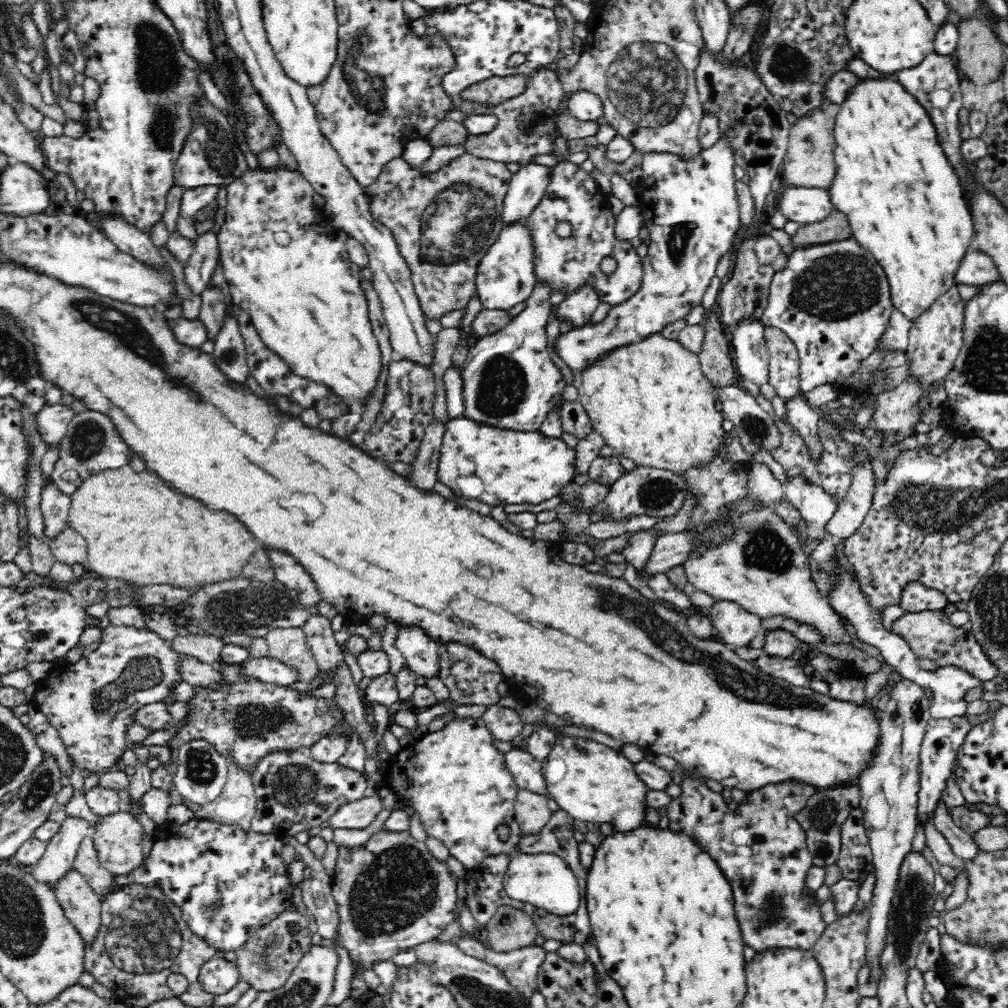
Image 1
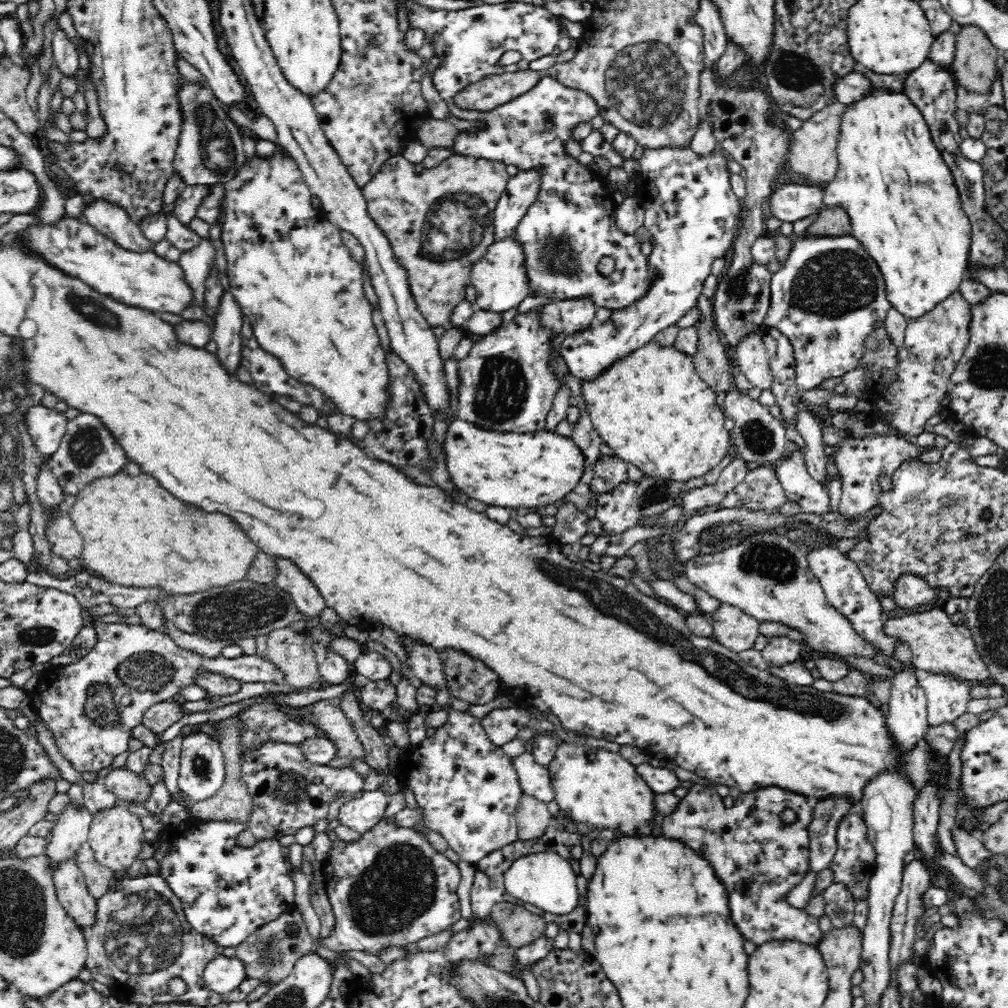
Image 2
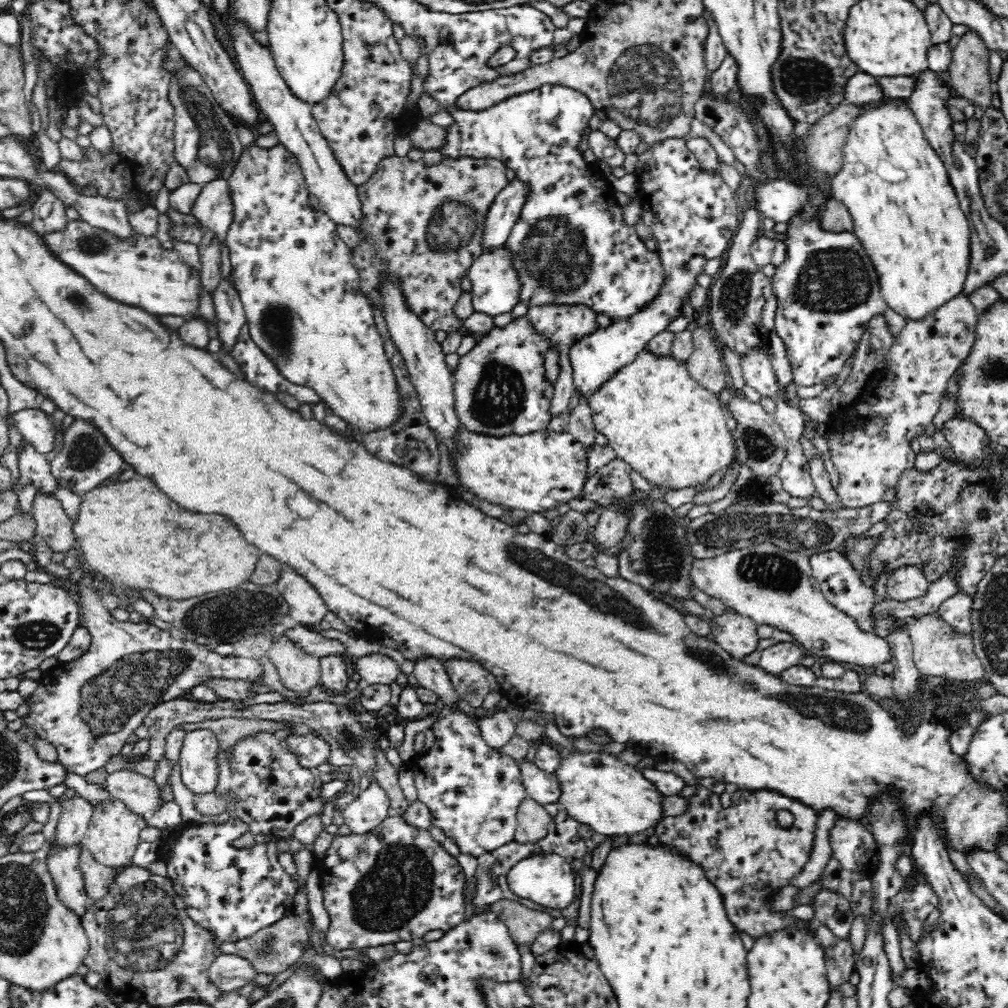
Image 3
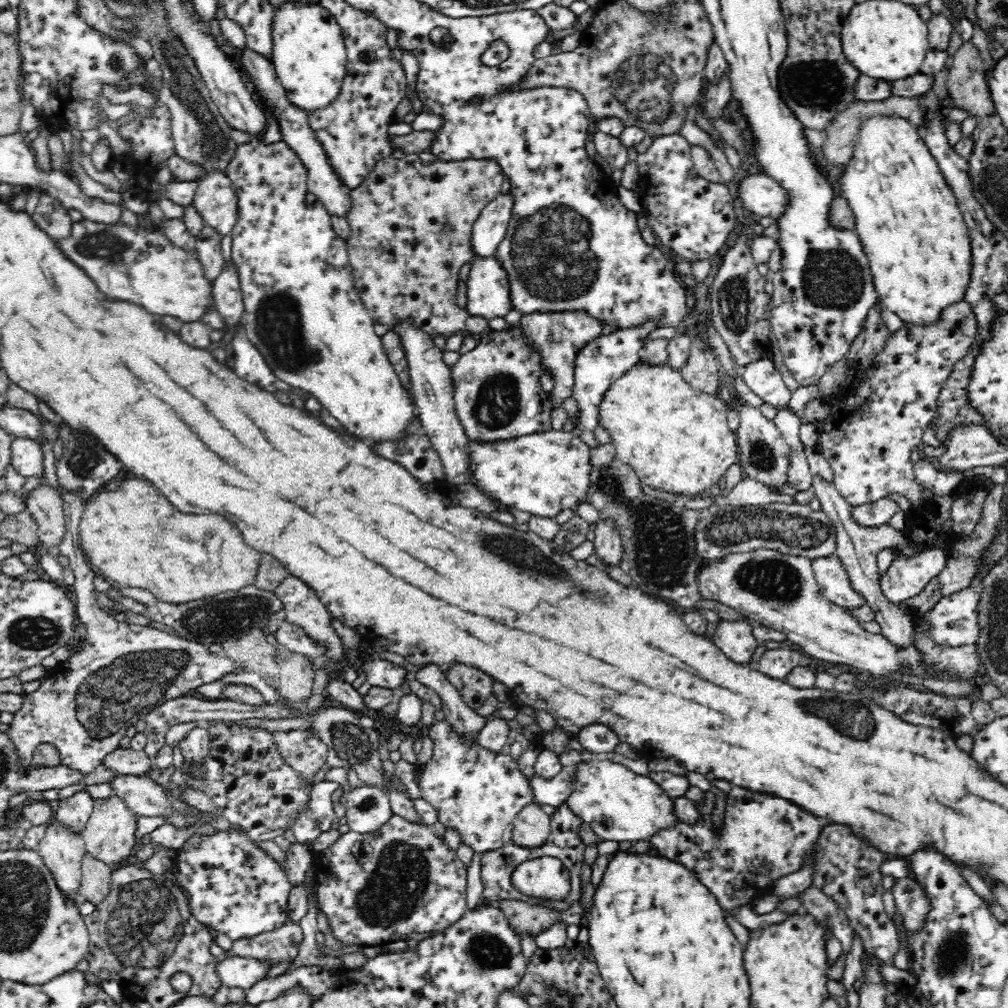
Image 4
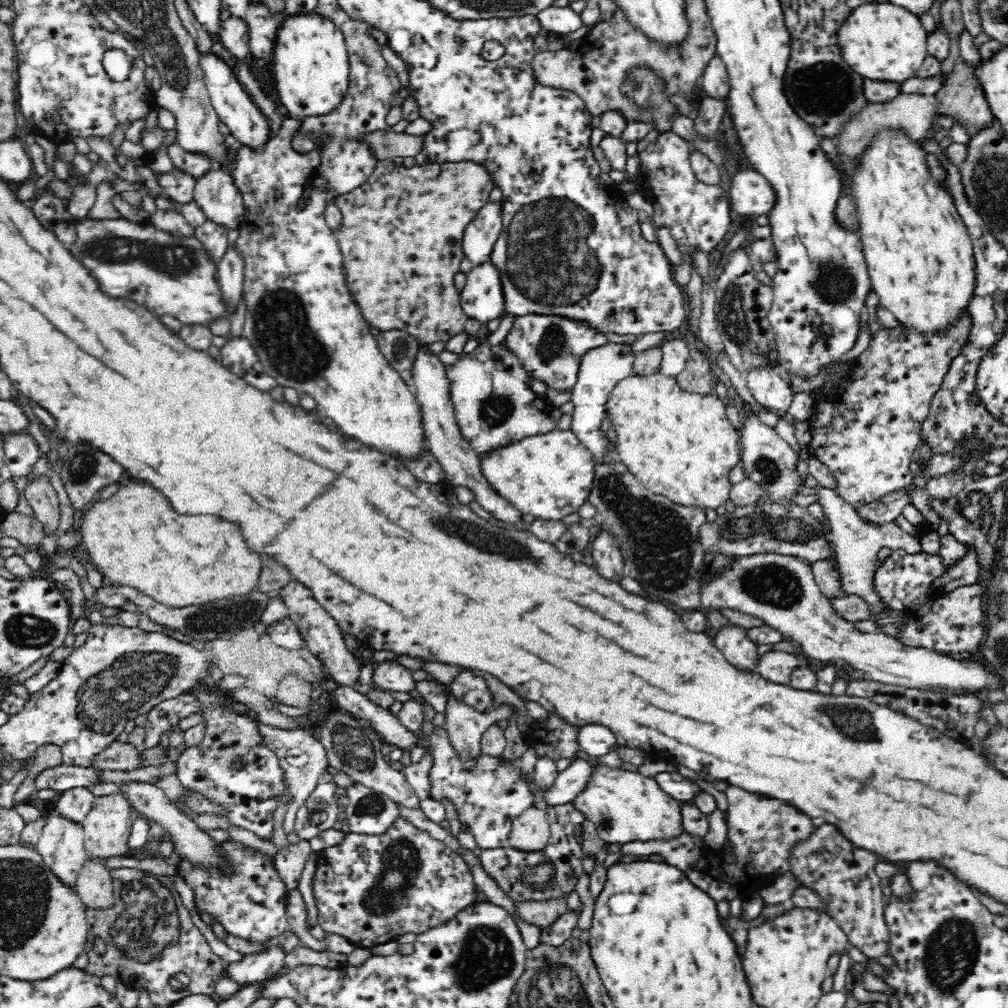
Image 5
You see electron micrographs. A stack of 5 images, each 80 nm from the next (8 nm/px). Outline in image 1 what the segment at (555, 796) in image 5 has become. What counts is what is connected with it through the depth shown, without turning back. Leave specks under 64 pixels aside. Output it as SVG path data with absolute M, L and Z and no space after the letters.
M518 746L503 754L507 770L512 774L520 789L526 788L532 792L547 794L540 761L523 747Z

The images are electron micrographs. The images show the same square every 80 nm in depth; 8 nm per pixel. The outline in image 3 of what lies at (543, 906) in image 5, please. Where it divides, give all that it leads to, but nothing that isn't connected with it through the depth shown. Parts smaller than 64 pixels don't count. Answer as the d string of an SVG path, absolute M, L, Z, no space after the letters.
M500 900L490 905L488 910L504 922L510 938L518 946L531 945L541 932L551 929L554 920L548 912L512 900Z

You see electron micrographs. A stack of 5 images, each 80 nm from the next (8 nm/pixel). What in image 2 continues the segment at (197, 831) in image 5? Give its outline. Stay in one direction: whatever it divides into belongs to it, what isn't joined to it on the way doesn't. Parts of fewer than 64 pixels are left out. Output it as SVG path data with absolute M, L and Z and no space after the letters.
M126 768L112 770L100 780L108 790L116 793L120 802L140 804L149 793L150 785L146 779Z

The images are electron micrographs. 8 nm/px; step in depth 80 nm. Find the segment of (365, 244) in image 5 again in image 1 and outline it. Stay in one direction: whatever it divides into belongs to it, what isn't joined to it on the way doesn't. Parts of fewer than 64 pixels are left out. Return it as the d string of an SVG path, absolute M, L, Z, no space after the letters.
M468 153L428 175L410 168L402 157L398 157L390 160L378 181L366 189L368 195L373 196L369 208L373 219L386 225L398 241L400 254L409 266L415 294L427 319L440 320L447 312L464 310L470 300L478 296L478 264L505 225L502 214L512 176L506 163Z

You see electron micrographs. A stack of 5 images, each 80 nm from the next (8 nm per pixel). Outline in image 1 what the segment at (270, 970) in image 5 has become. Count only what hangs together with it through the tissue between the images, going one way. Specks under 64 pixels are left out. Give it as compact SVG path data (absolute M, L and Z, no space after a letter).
M222 955L209 958L199 970L198 982L204 991L219 995L234 988L241 980L235 962L226 960Z

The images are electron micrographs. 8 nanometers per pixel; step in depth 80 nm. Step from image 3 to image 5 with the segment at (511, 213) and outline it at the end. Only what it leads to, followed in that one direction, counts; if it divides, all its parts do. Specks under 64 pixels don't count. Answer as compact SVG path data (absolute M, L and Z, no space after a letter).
M488 202L464 232L466 258L473 265L490 261L496 242L503 234L503 228L503 202Z

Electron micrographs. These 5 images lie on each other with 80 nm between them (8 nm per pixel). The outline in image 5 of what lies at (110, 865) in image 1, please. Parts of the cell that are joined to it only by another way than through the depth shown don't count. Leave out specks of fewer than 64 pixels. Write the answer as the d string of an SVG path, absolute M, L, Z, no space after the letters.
M111 793L95 798L90 814L81 823L85 832L85 847L89 856L114 858L114 856L131 855L133 850L128 845L133 821L130 807L126 797L121 793Z

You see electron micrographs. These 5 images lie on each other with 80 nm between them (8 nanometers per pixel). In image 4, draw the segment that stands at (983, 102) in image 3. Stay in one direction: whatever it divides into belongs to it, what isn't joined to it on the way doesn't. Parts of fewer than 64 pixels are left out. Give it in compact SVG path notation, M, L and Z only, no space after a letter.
M972 39L963 42L952 58L947 90L954 106L967 110L977 119L994 113L992 93L986 81L989 67Z

